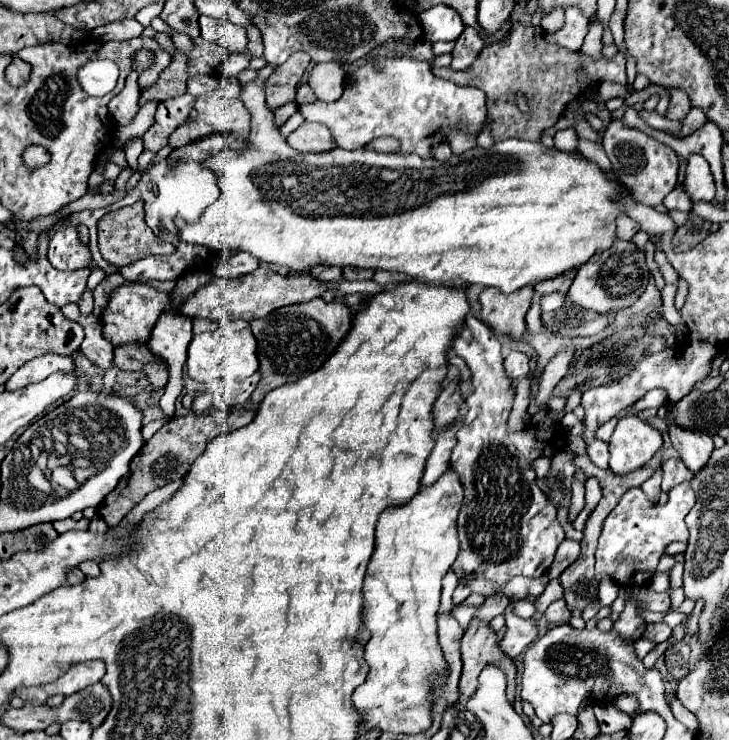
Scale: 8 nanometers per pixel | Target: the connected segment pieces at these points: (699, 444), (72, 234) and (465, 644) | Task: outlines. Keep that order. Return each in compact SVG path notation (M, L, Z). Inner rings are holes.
M669 425L669 437L673 447L679 451L683 463L693 473L697 473L707 463L707 457L711 457L713 437L709 433L683 429L679 425Z
M61 225L49 235L47 259L59 271L75 271L89 265L91 251L77 241L77 231L71 225Z
M473 621L461 639L461 655L463 655L463 673L459 681L459 691L463 697L471 697L475 693L479 681L479 673L485 665L495 665L507 675L507 697L515 701L515 663L499 649L499 639L489 625L481 621Z

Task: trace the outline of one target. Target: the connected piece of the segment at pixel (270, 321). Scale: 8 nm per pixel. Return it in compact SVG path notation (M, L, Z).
M321 297L307 303L277 309L275 313L269 313L265 319L251 321L251 331L259 341L257 355L261 363L261 381L251 395L251 401L261 403L265 393L285 383L293 383L301 379L305 373L313 373L315 369L319 369L323 361L327 361L327 357L331 357L331 353L339 347L339 341L343 341L349 329L351 309L341 301L325 303Z

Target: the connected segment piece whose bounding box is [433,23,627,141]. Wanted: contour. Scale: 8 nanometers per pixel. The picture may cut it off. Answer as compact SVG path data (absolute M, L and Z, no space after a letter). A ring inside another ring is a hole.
M513 23L509 35L491 47L485 47L481 55L465 69L445 69L445 67L433 67L433 73L441 79L451 79L457 85L463 87L477 87L485 91L487 95L487 117L491 121L491 137L493 141L503 141L509 137L525 139L525 141L539 141L541 131L547 127L553 127L557 119L563 115L565 107L573 97L579 95L579 81L577 81L577 69L583 67L589 77L597 83L611 81L611 83L627 83L625 75L625 59L621 53L617 53L613 59L601 59L591 61L581 51L569 51L559 45L543 41L545 33L541 29L525 27L519 23ZM517 95L525 95L529 103L529 111L521 113L517 107Z

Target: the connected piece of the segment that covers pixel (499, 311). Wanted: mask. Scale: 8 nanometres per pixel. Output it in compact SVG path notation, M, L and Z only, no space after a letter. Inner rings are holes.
M527 285L511 295L505 295L501 291L493 291L491 287L479 295L479 303L483 305L481 317L485 323L491 325L495 333L505 333L515 339L523 337L525 327L525 315L531 307L533 299L533 287Z

